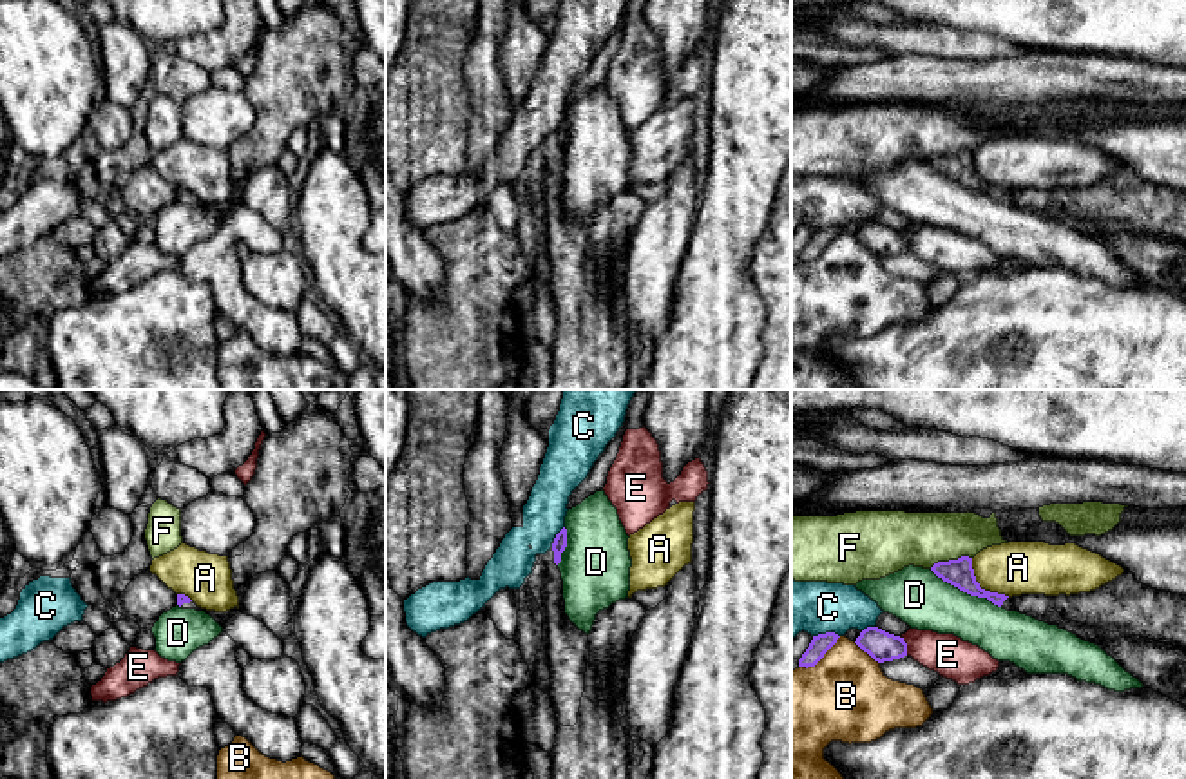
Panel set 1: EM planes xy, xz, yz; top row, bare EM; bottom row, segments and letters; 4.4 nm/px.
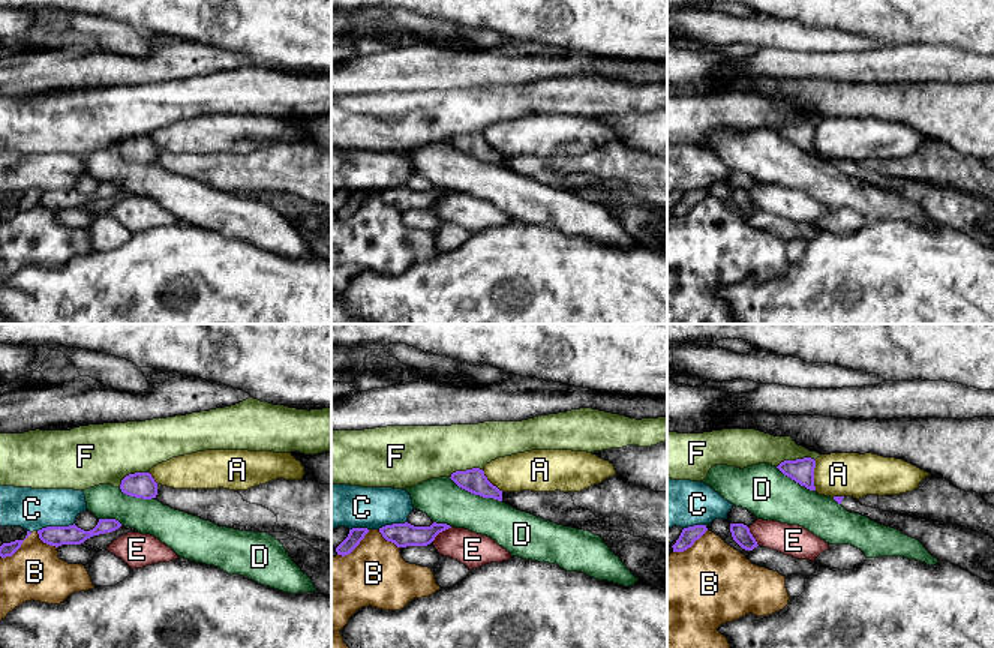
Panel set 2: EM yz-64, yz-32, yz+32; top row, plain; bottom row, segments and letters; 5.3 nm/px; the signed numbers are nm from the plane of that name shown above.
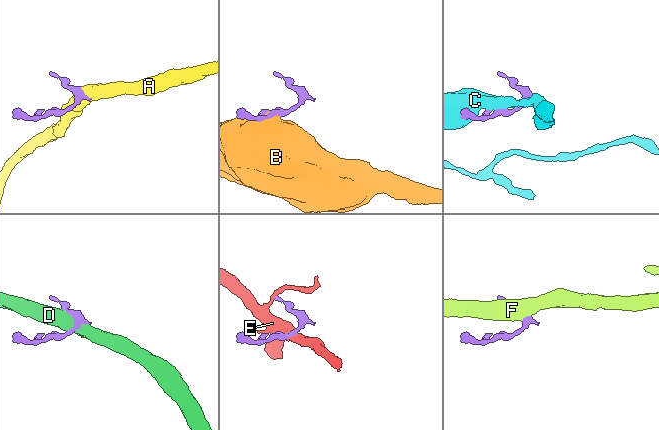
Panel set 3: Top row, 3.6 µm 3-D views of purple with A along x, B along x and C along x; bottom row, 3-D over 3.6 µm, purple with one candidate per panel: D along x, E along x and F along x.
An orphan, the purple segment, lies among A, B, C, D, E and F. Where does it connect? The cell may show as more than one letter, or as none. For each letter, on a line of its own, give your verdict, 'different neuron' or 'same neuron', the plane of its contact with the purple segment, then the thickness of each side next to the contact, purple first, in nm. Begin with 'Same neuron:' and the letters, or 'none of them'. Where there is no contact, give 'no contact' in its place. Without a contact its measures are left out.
Same neuron: none of them
A: different neuron; meets purple in yz; 120 nm thick on the purple side, 240 nm on the other
B: different neuron; meets purple in yz; 140 nm thick on the purple side, 380 nm on the other
C: different neuron; meets purple in yz; 90 nm thick on the purple side, 240 nm on the other
D: different neuron; meets purple in yz; 120 nm thick on the purple side, 260 nm on the other
E: different neuron; meets purple in yz; 140 nm thick on the purple side, 190 nm on the other
F: different neuron; meets purple in yz; 120 nm thick on the purple side, 240 nm on the other

